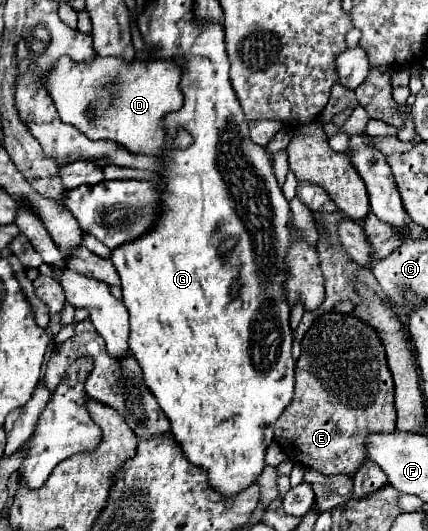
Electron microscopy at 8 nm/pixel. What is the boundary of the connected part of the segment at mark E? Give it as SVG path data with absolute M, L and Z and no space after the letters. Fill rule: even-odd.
M328 311L320 315L302 339L302 355L296 361L294 399L288 409L284 409L284 415L280 415L280 419L276 421L276 443L296 465L312 467L322 475L354 475L366 459L366 435L388 433L394 429L394 379L378 333L374 331L374 327L352 313Z

